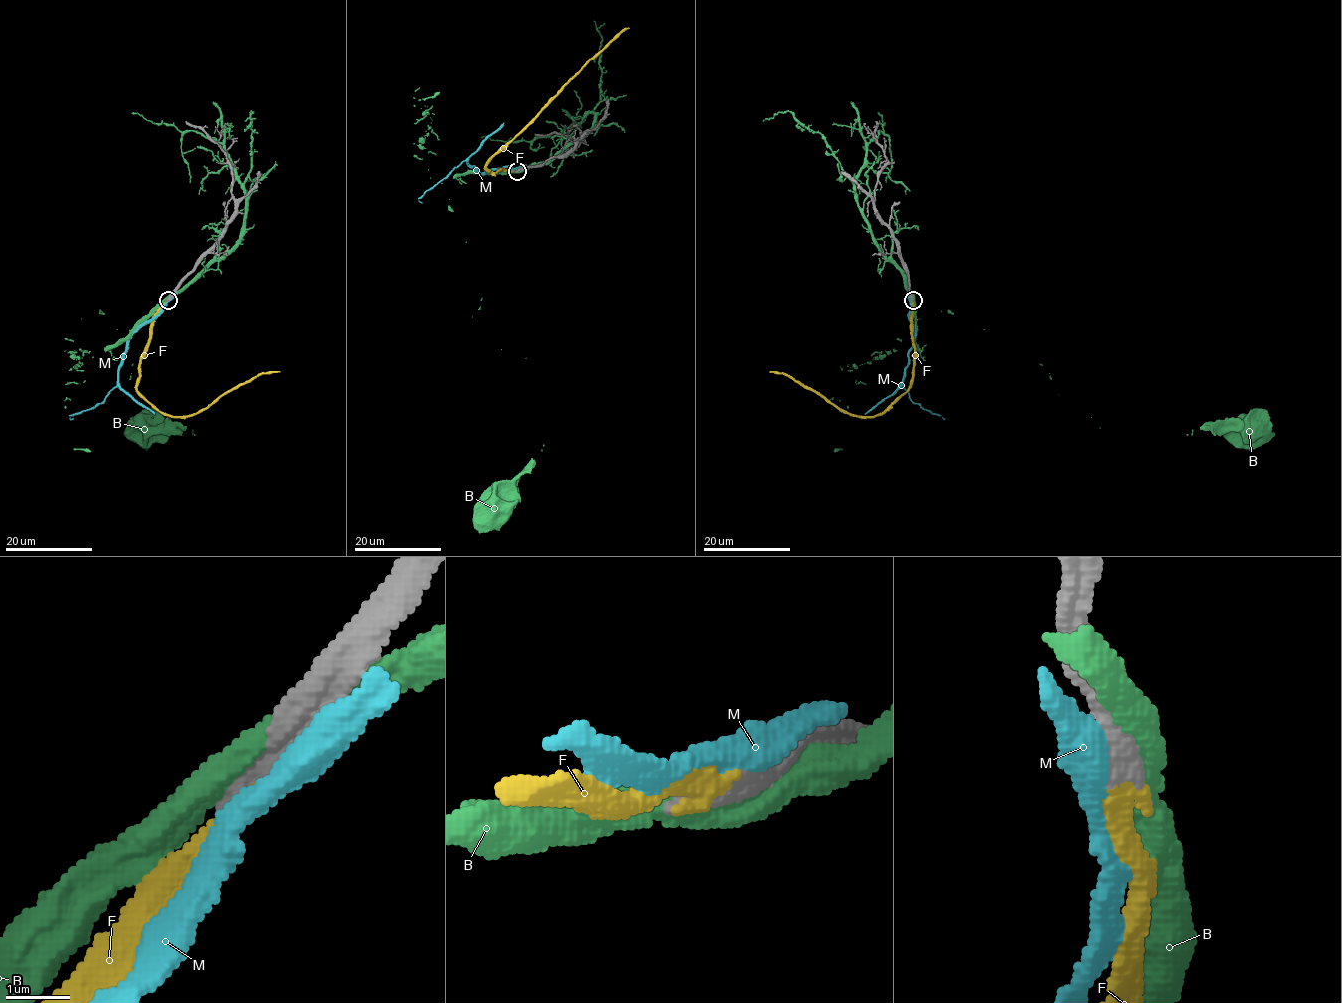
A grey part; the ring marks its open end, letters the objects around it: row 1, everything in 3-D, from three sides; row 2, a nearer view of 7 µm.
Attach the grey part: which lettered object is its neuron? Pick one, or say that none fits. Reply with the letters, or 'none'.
F

